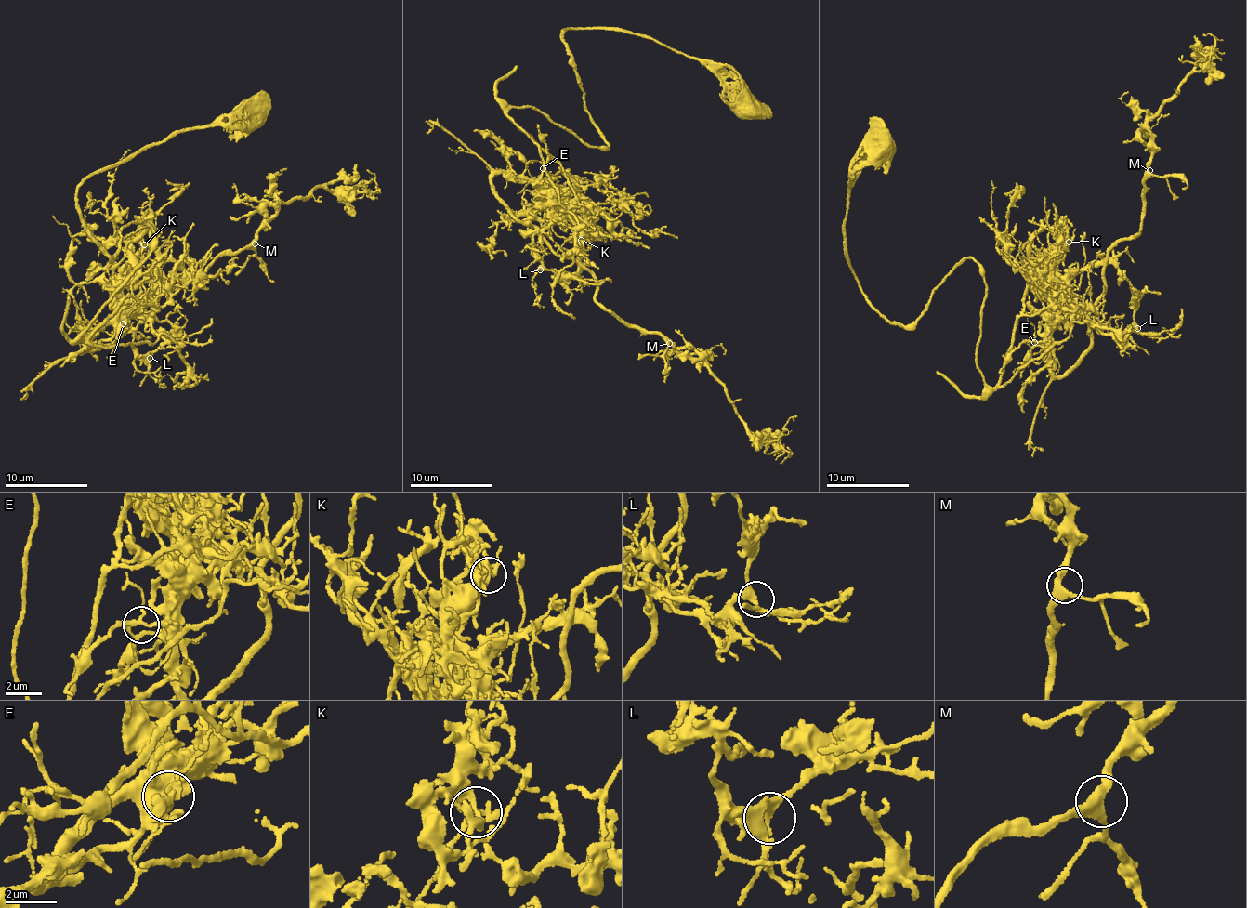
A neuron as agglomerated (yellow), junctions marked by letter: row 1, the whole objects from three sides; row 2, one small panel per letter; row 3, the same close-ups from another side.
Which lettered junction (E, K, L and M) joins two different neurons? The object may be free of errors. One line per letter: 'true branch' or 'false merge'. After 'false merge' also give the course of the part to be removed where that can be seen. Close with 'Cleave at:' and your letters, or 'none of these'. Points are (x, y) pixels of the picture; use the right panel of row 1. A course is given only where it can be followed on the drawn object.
E: true branch
K: false merge | (1069, 242), (1048, 299), (1061, 376), (1090, 341), (1110, 249), (1142, 225), (1147, 125), (1204, 67), (1204, 34)
L: true branch
M: true branch
Cleave at: K

